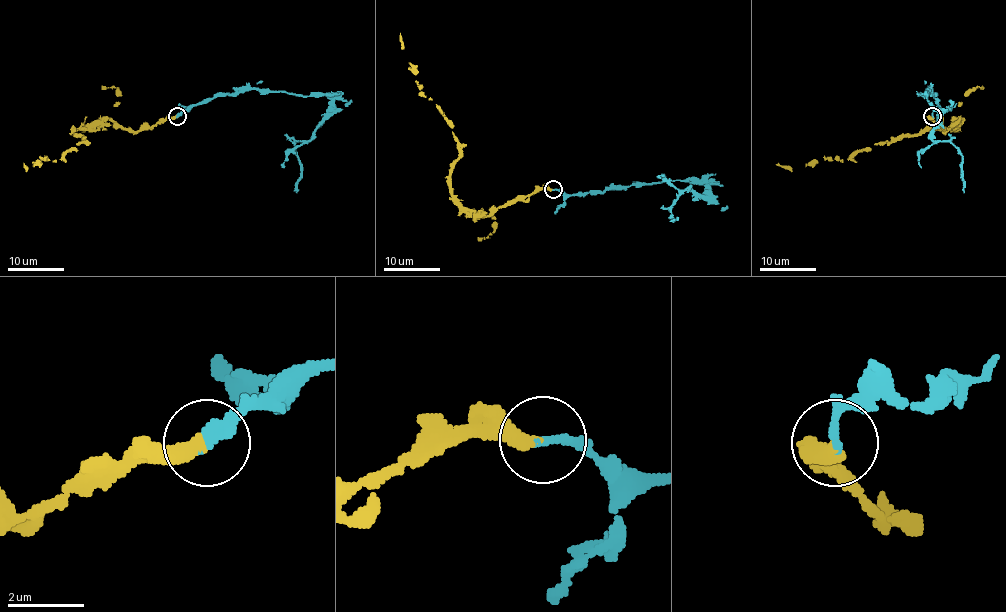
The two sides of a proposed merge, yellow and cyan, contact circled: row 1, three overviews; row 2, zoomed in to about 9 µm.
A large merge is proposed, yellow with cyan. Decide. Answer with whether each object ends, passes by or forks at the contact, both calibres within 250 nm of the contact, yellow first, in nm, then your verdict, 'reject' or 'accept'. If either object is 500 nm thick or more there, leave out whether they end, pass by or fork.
yellow ends; cyan ends; calibres 400 and 280 nm; accept

